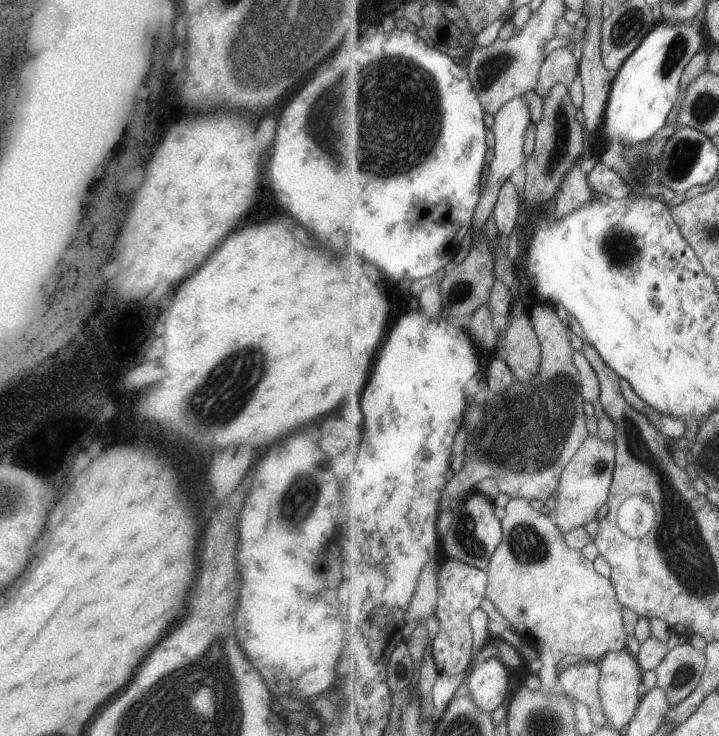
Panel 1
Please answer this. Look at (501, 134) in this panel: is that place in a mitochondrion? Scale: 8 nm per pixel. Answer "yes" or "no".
no

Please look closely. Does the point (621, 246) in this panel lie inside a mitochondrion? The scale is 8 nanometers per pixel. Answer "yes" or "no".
yes

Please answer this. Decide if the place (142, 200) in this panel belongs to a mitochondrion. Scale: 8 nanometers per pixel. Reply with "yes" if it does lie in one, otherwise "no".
yes

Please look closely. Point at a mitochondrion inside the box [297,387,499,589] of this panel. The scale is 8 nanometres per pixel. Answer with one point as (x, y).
(466, 542)

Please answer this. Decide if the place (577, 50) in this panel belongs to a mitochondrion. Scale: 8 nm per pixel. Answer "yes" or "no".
no

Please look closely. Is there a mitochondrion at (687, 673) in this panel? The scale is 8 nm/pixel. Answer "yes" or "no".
yes

